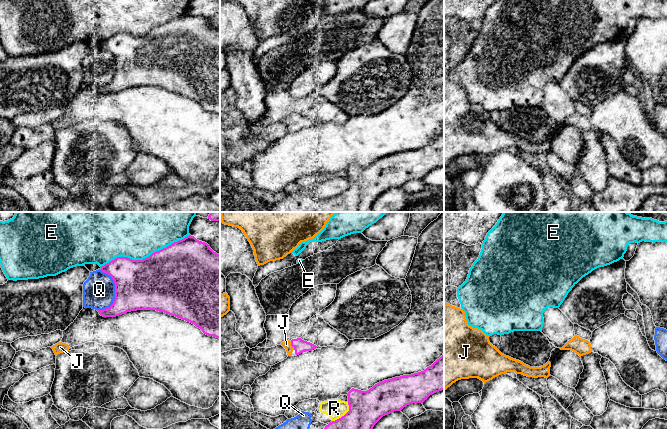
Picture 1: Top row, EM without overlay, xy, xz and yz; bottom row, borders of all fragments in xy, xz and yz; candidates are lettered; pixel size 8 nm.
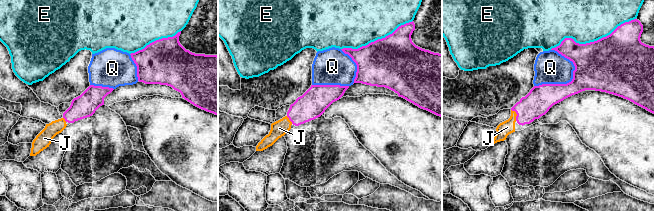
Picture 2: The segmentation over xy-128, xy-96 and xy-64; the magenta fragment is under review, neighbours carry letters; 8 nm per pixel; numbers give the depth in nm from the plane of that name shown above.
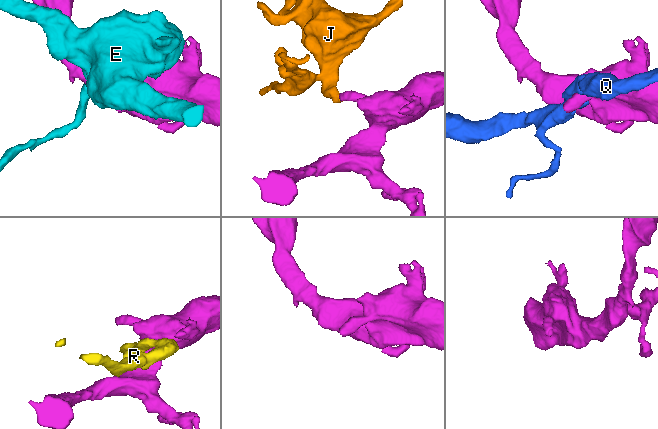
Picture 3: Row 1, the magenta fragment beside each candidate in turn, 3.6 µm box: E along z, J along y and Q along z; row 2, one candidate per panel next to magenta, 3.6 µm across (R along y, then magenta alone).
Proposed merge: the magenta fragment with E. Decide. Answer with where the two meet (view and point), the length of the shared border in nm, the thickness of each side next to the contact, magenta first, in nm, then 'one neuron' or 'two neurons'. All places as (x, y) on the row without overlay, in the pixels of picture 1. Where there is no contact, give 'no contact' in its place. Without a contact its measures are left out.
contact xy (145, 34); length 750 nm; calibres 500 and 280 nm; two neurons

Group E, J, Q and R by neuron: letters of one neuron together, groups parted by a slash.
E / J / Q / R

